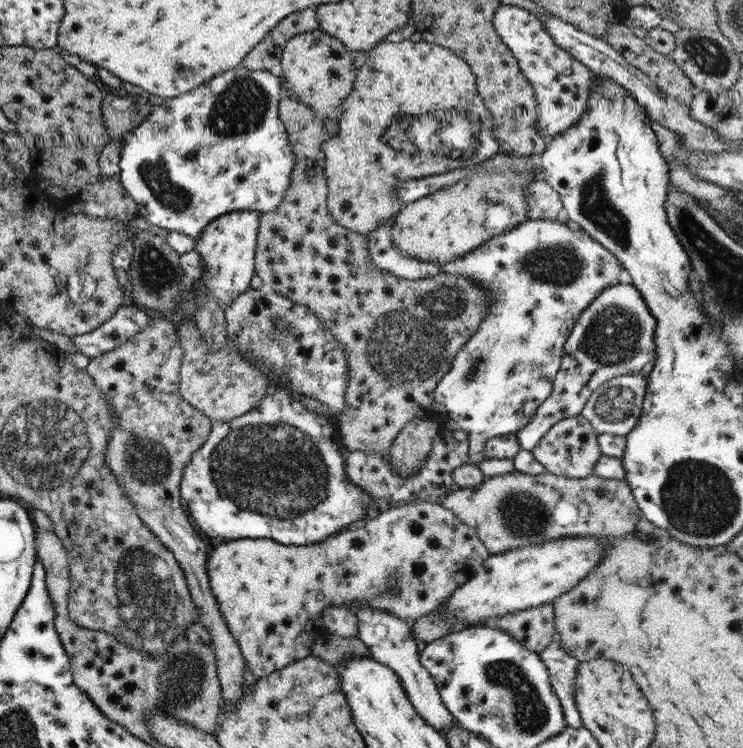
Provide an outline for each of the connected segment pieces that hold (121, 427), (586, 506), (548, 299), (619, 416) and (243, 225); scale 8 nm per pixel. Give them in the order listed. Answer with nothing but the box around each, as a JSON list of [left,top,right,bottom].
[[85,313,244,711],[440,470,640,555],[365,214,625,465],[581,374,645,437],[192,210,259,309]]

